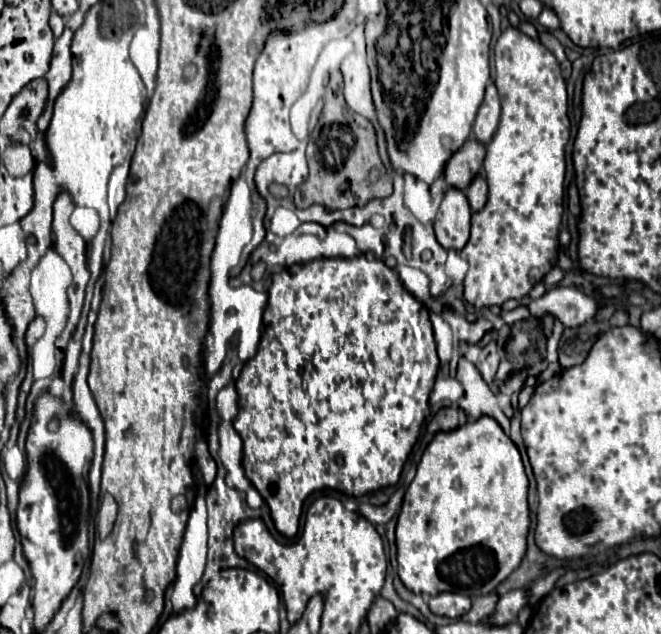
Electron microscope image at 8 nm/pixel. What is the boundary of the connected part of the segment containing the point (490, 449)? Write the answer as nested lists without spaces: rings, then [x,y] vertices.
[[[482,416],[474,422],[468,422],[456,430],[450,432],[438,432],[434,436],[434,440],[428,444],[428,448],[422,454],[422,460],[418,464],[416,470],[416,478],[412,480],[412,484],[408,486],[406,494],[404,494],[404,504],[402,504],[402,512],[398,516],[398,524],[396,524],[395,538],[396,546],[398,546],[398,576],[404,582],[404,586],[408,590],[412,590],[414,594],[430,594],[436,596],[440,592],[456,592],[456,594],[464,594],[464,596],[484,596],[496,590],[496,586],[506,580],[520,564],[524,552],[526,552],[526,536],[528,536],[528,526],[530,526],[530,516],[528,516],[528,478],[524,474],[524,466],[522,466],[522,458],[518,448],[514,446],[514,442],[504,434],[504,430],[500,428],[500,424],[496,420],[492,420],[490,416]]]

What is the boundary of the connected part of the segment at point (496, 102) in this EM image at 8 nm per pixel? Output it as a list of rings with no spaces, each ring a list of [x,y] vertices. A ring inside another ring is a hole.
[[[488,84],[484,102],[478,108],[474,128],[472,128],[474,140],[478,140],[480,144],[488,144],[492,140],[492,136],[496,134],[498,124],[500,124],[500,98],[498,98],[496,86]]]

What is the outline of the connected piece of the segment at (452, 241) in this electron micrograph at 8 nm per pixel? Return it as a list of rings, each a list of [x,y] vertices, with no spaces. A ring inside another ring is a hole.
[[[450,188],[444,194],[434,220],[436,240],[446,250],[462,250],[470,240],[470,204],[462,190]]]

